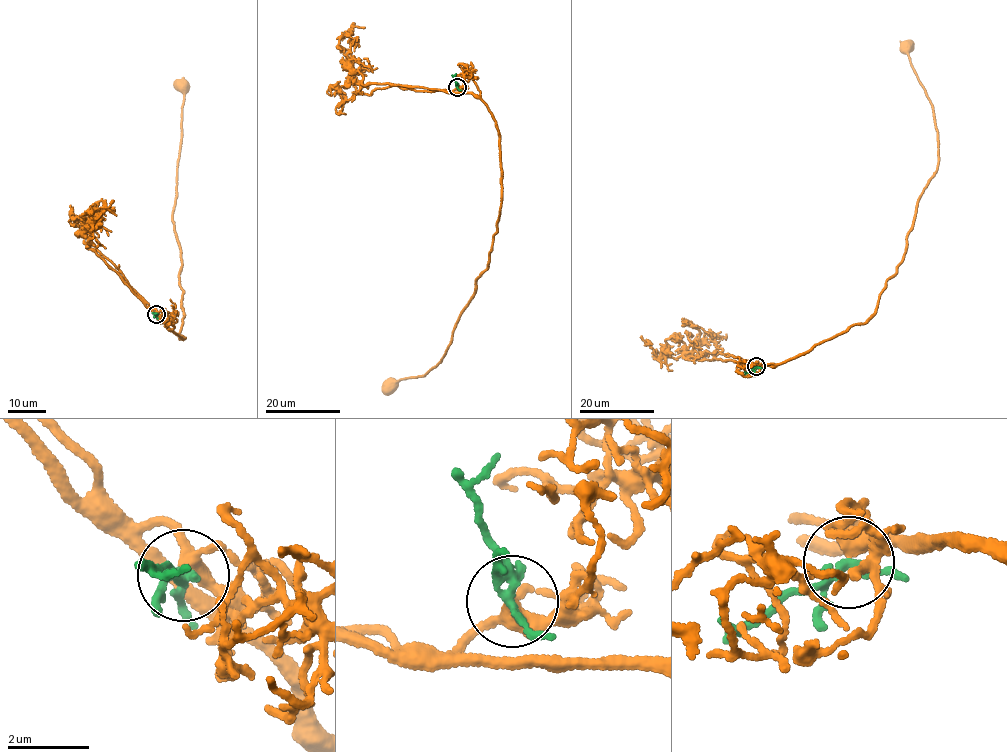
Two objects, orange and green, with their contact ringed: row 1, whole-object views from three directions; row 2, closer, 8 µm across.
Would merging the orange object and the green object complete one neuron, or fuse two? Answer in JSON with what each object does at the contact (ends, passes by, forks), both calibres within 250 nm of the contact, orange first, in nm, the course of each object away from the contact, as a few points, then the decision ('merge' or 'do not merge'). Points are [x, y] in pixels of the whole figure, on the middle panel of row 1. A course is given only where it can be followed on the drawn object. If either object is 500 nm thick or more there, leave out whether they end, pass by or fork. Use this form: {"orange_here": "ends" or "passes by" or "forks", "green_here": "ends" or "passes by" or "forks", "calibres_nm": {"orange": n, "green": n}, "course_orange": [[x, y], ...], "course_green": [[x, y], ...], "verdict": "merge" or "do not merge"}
{"orange_here": "forks", "green_here": "forks", "calibres_nm": {"orange": 280, "green": 190}, "course_orange": [[457, 87], [453, 91], [478, 96], [487, 106], [500, 140], [497, 230], [440, 361], [425, 376], [391, 385]], "course_green": [[457, 87], [456, 73]], "verdict": "merge"}

